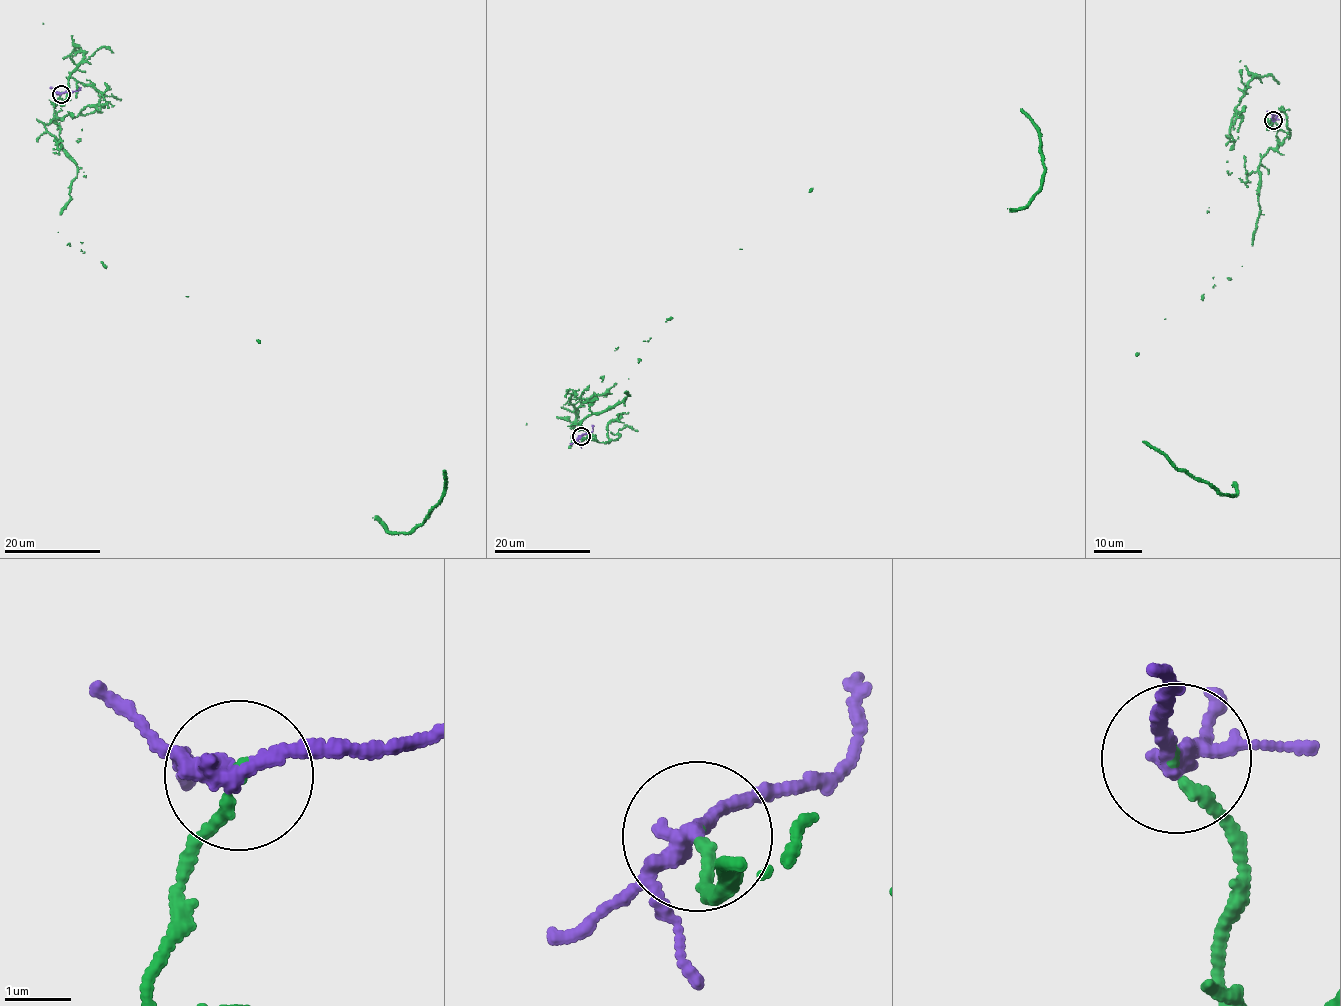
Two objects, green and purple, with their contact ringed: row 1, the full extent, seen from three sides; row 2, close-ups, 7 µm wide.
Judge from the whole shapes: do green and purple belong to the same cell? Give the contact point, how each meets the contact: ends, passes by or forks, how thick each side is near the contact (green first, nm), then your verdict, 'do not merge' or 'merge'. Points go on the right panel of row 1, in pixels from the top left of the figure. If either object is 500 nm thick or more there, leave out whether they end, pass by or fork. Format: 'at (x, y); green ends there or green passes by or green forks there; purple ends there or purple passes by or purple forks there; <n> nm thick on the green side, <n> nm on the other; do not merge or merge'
at (1273, 120); green ends there; purple passes by; 170 nm thick on the green side, 280 nm on the other; merge

